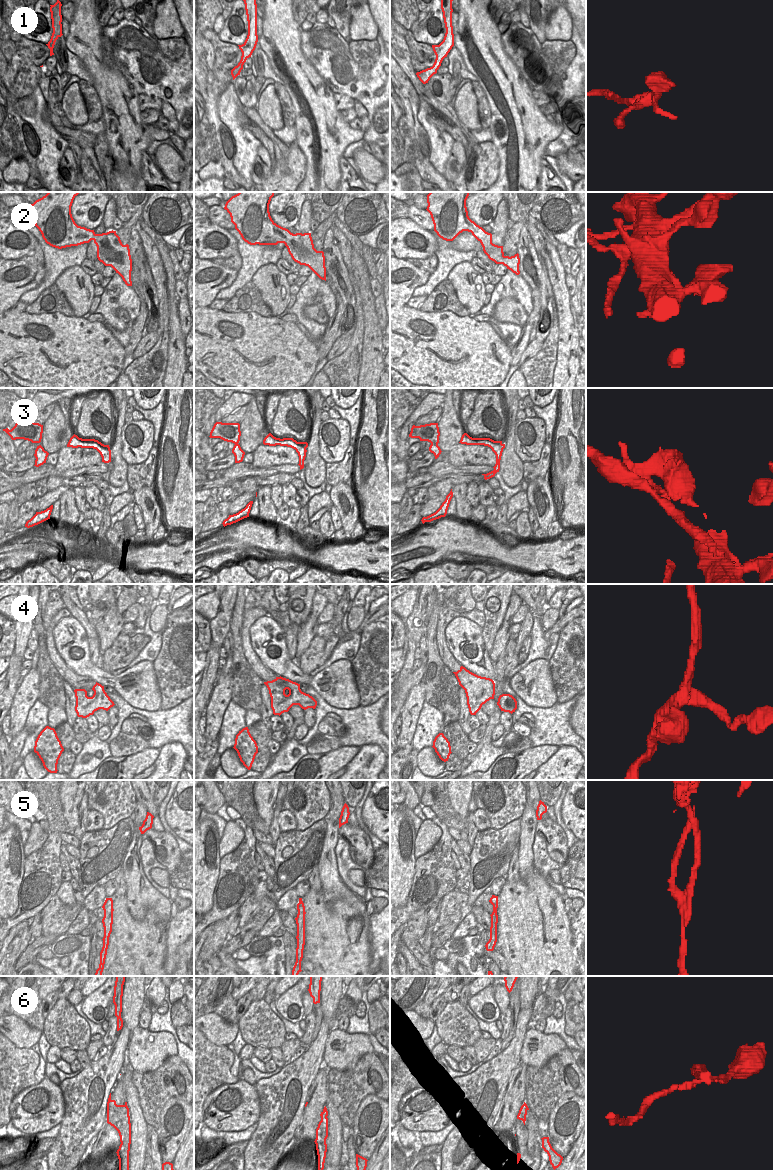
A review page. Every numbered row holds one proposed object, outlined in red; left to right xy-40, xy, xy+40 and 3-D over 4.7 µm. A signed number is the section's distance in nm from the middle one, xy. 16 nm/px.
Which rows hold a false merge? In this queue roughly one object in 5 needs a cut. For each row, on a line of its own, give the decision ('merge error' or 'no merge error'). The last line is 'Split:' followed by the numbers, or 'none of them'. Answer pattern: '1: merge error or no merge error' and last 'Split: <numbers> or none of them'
1: merge error
2: no merge error
3: merge error
4: no merge error
5: merge error
6: merge error
Split: 1, 3, 5, 6

